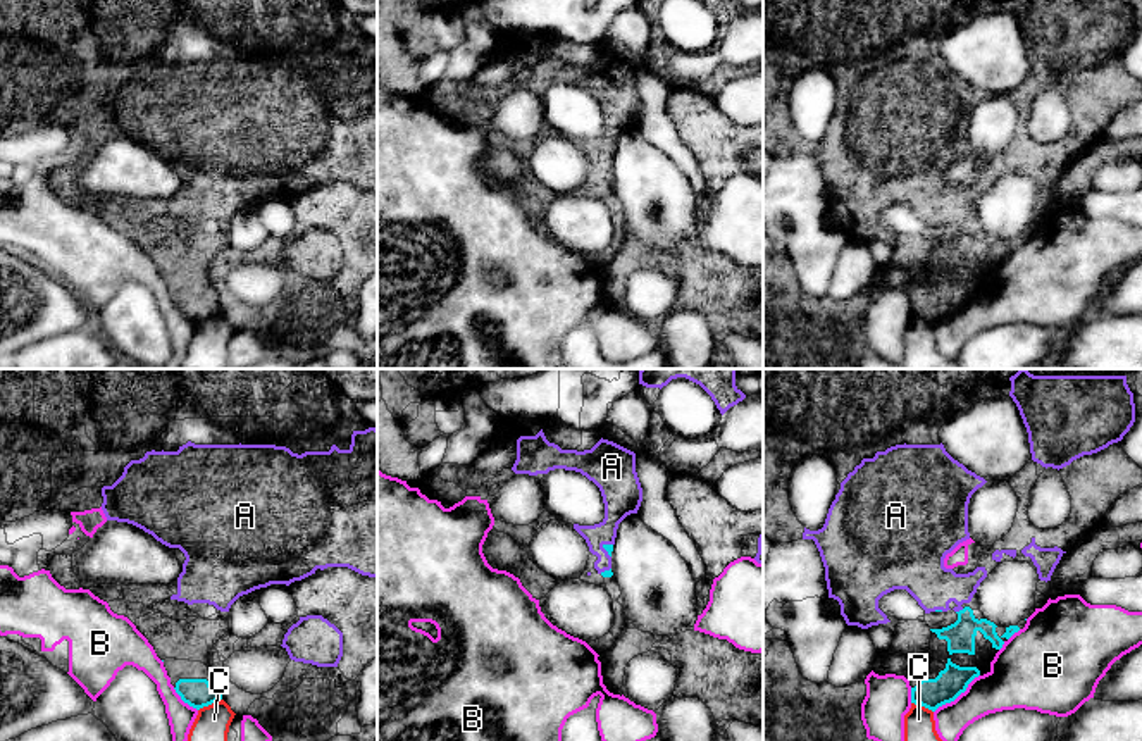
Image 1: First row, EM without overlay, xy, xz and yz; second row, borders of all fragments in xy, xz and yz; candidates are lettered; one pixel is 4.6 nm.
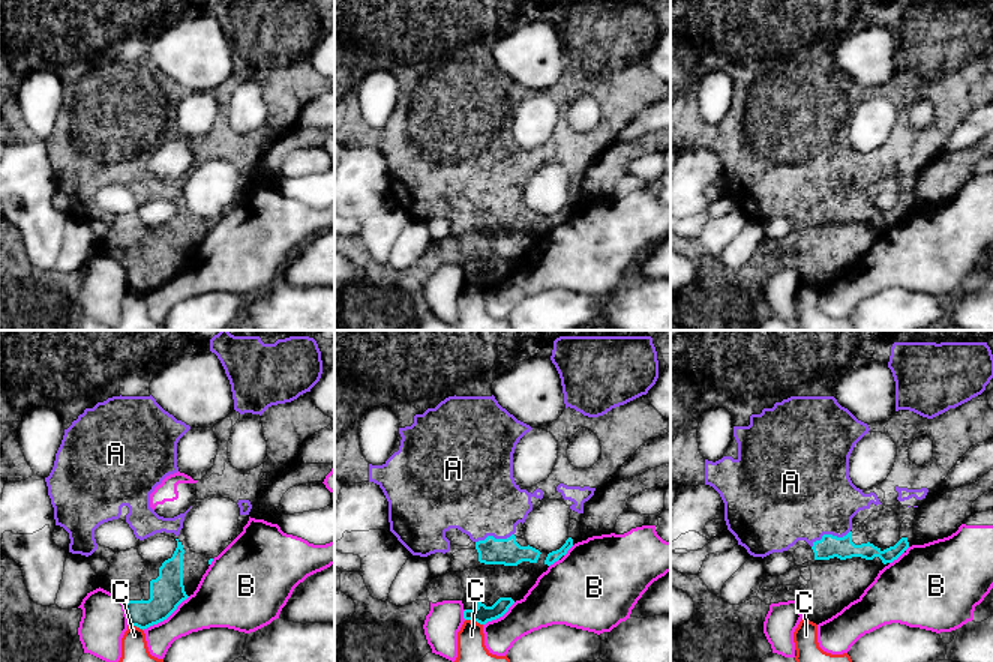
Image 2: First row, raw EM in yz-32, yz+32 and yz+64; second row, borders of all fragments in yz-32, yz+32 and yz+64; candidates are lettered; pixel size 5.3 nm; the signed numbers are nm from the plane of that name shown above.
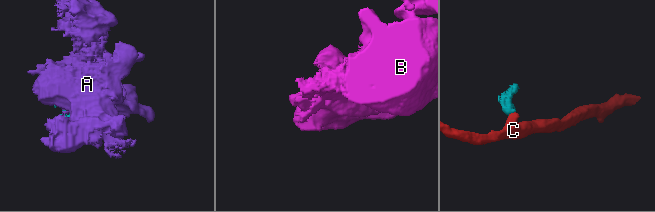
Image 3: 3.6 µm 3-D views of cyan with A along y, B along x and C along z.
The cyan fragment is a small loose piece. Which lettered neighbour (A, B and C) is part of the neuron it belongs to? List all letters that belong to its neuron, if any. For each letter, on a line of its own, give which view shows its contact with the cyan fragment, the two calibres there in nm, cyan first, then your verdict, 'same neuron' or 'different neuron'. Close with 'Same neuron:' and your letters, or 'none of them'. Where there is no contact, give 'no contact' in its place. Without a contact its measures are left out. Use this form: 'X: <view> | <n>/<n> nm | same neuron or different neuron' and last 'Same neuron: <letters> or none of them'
A: yz | 140/220 nm | same neuron
B: yz | 140/220 nm | different neuron
C: xy | 140/160 nm | different neuron
Same neuron: A

